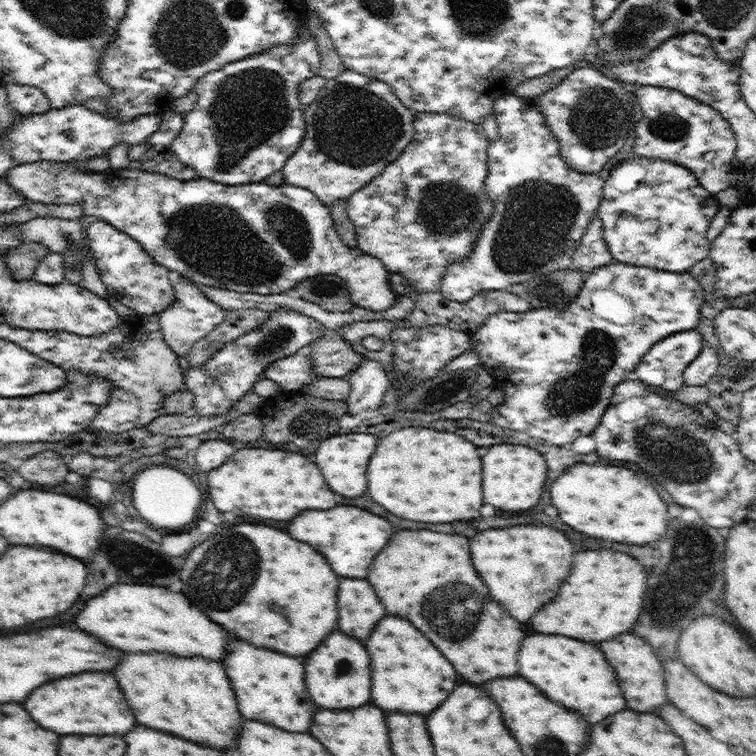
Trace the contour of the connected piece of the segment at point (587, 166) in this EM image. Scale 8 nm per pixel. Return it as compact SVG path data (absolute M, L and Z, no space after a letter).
M596 64L594 68L578 68L568 74L555 88L548 88L537 98L540 110L545 114L545 123L559 142L559 151L570 168L578 172L600 174L602 167L618 152L633 132L635 115L632 103L633 92L628 92L619 80L614 79Z

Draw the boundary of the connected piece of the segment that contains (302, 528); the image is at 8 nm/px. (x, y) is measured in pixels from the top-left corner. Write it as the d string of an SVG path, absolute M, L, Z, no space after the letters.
M336 506L332 510L306 510L298 514L288 526L288 532L296 540L312 544L312 548L328 560L338 576L366 578L374 556L388 544L394 530L390 522L378 514L356 506Z

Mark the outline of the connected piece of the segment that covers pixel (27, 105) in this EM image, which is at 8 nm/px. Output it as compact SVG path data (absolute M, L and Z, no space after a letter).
M6 84L3 88L6 90L10 105L20 115L44 114L52 109L40 88L18 84Z

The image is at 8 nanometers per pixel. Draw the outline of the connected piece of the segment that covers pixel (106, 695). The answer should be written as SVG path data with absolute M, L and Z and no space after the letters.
M110 672L74 674L70 678L48 682L38 686L24 706L42 728L58 734L126 734L136 726L124 694Z

